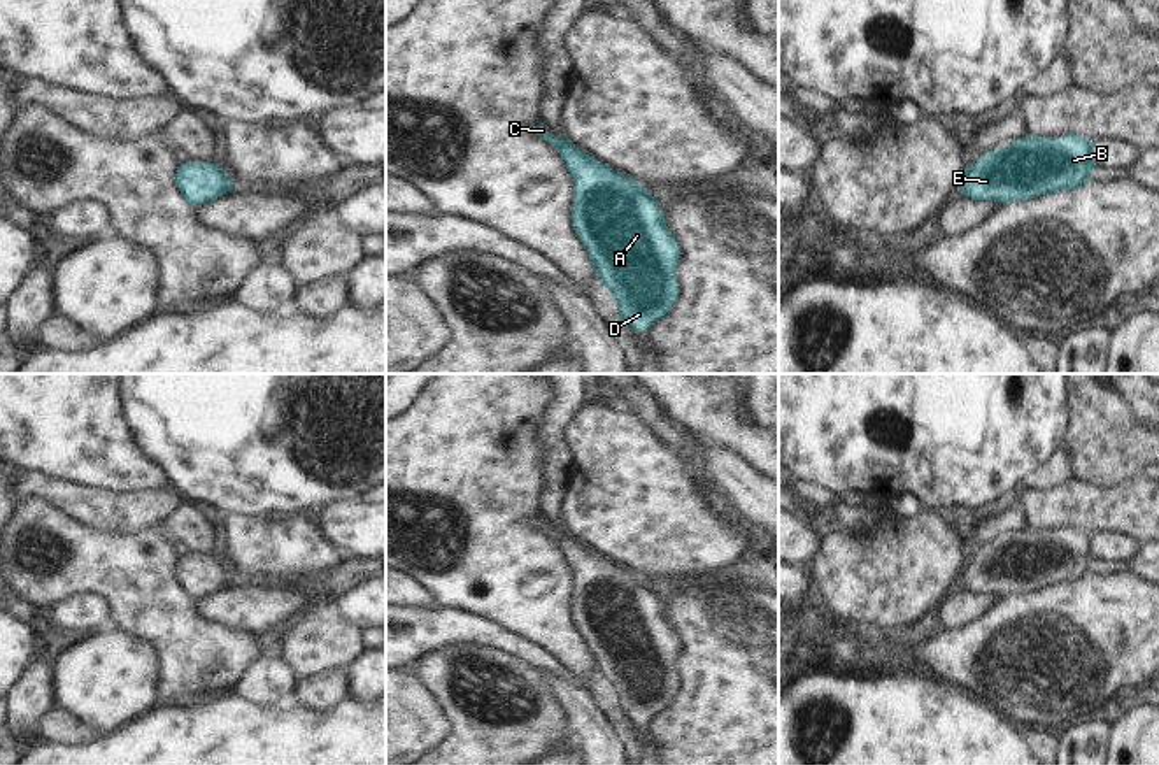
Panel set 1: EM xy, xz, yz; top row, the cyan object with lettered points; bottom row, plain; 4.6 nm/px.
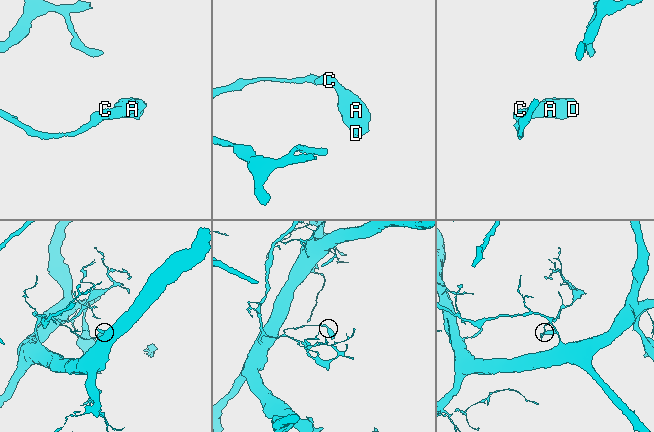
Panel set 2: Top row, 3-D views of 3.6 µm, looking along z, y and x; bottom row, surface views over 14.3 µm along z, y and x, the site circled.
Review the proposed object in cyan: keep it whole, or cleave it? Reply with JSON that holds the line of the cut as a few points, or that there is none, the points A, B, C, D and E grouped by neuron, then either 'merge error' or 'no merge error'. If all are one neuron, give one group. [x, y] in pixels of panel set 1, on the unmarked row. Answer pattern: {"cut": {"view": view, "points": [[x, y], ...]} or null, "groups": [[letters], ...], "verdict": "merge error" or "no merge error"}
{"cut": null, "groups": [["A", "B", "C", "D", "E"]], "verdict": "no merge error"}

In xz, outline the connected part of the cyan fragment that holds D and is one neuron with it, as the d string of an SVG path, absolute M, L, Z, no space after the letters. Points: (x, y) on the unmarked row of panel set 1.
M542 514L533 525L559 546L570 565L573 574L570 611L596 668L612 686L621 712L633 725L647 725L679 691L679 637L666 619L658 591L638 574L628 574L566 532L554 530Z

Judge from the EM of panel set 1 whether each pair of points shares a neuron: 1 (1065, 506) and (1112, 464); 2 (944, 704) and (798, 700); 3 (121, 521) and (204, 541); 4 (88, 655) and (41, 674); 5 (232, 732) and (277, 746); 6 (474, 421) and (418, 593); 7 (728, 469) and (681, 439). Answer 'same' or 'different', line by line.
1: different
2: same
3: different
4: different
5: same
6: different
7: different

